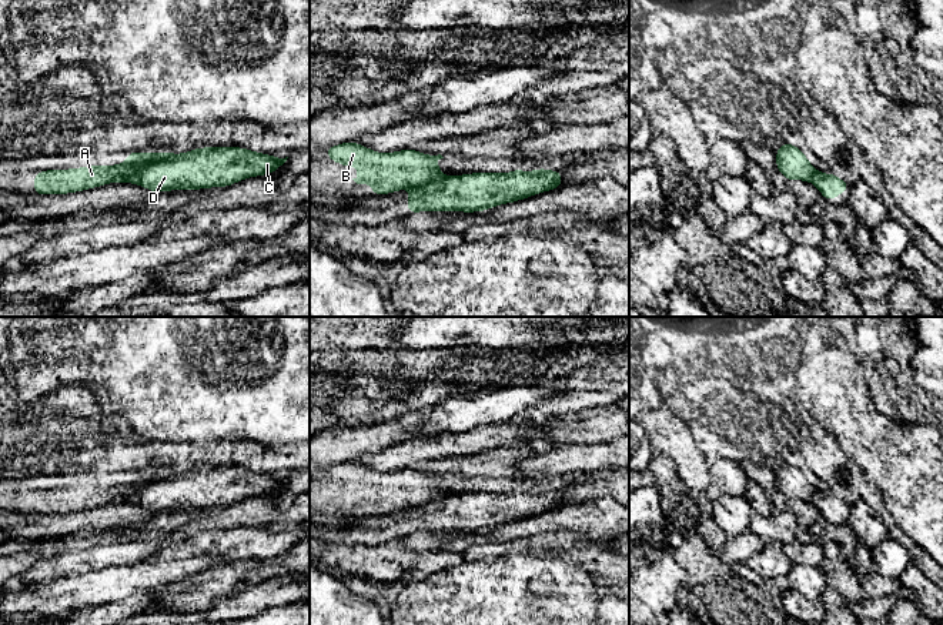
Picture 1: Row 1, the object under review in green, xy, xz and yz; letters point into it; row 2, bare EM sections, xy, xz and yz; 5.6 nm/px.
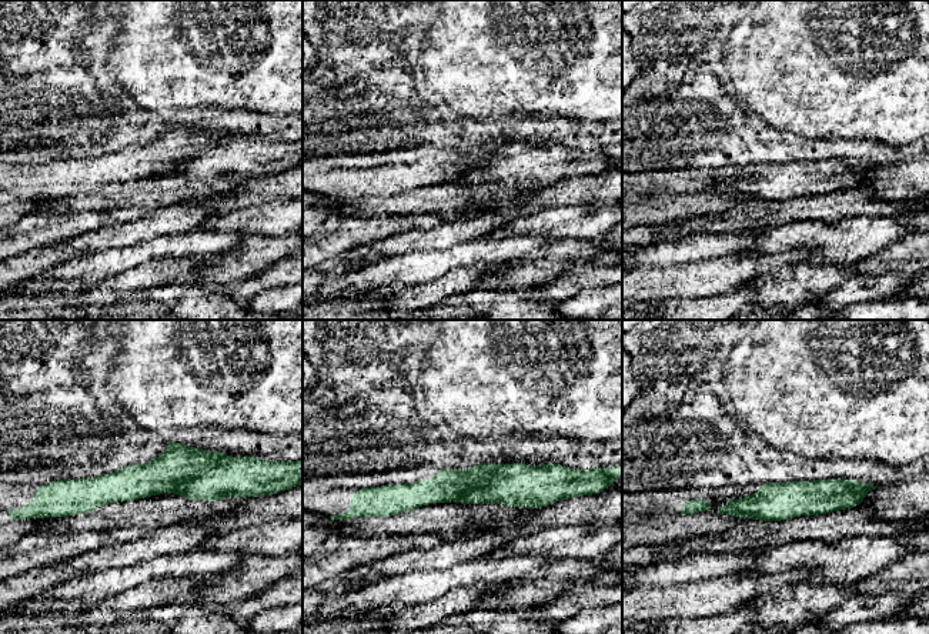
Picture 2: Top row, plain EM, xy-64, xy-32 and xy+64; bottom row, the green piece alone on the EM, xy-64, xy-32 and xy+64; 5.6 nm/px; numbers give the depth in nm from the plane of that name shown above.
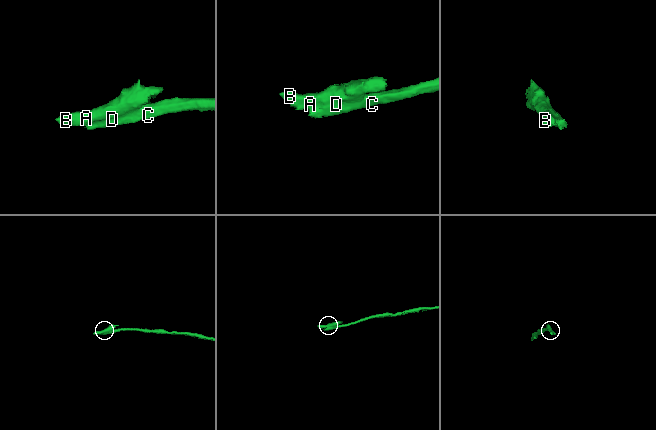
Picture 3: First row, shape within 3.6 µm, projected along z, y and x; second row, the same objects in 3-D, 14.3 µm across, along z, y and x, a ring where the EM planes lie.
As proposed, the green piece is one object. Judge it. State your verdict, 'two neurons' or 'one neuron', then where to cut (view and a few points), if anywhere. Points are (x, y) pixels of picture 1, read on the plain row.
two neurons; cut xy (143, 473), (140, 484), (136, 488), (130, 488), (117, 501)

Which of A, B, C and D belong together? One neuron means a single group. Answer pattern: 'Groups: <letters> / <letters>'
Groups: A B / C D

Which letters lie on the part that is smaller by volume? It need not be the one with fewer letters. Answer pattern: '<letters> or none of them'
A, B

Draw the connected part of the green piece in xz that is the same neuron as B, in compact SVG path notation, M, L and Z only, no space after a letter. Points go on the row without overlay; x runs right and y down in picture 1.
M355 461L331 465L325 475L345 487L358 487L357 504L371 504L371 515L391 514L404 508L417 508L444 498L435 482L441 474L424 474L415 468L394 472L378 472Z

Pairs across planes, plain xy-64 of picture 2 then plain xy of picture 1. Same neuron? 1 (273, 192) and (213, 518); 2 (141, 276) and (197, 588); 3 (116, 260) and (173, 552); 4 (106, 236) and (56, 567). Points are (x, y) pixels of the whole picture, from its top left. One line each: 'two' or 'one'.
1: one
2: two
3: two
4: one

